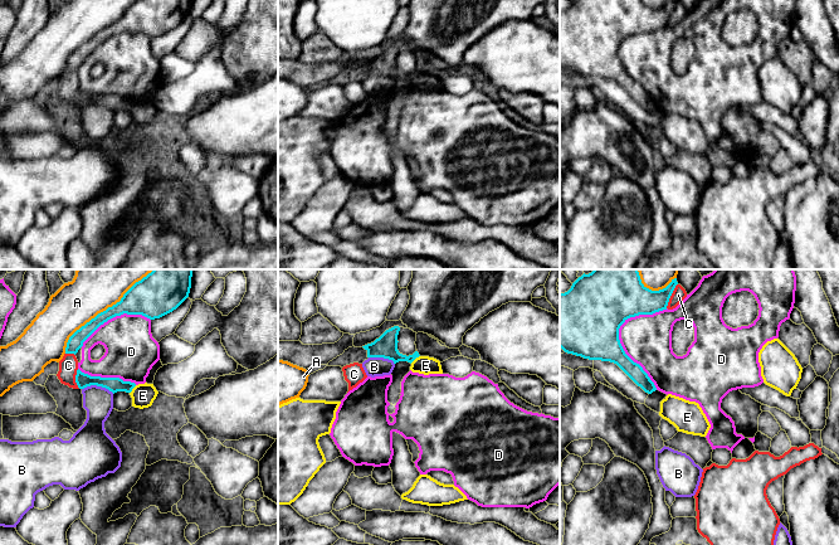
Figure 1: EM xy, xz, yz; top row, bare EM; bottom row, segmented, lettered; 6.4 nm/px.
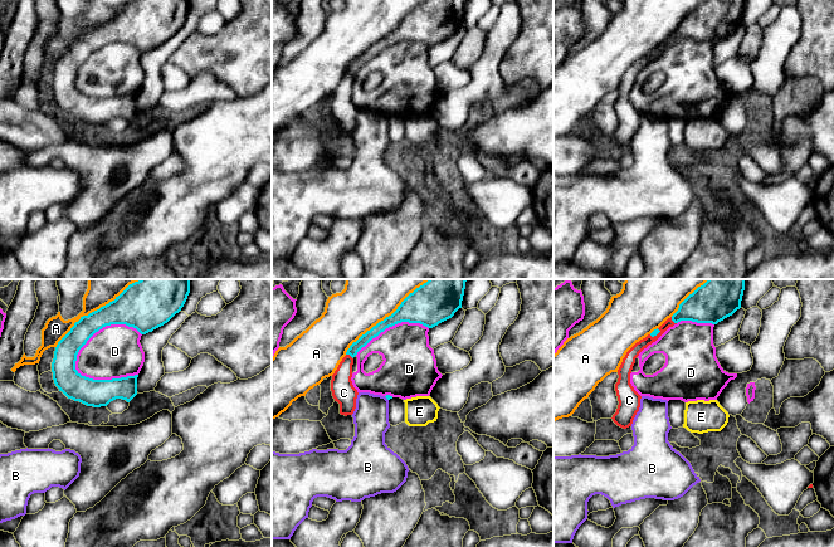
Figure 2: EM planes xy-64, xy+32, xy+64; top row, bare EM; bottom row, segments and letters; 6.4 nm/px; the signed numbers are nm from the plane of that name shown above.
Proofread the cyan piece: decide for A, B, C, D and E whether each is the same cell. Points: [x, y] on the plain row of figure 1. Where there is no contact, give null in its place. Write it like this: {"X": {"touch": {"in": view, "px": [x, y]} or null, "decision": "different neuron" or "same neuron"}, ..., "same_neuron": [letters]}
{"A": {"touch": {"in": "xy", "px": [97, 33]}, "decision": "different neuron"}, "B": {"touch": {"in": "xy", "px": [98, 103]}, "decision": "different neuron"}, "C": {"touch": {"in": "yz", "px": [671, 13]}, "decision": "different neuron"}, "D": {"touch": {"in": "yz", "px": [618, 53]}, "decision": "different neuron"}, "E": {"touch": {"in": "xz", "px": [414, 77]}, "decision": "different neuron"}, "same_neuron": []}

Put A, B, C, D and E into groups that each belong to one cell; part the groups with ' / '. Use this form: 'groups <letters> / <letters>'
groups A / B / C / D / E

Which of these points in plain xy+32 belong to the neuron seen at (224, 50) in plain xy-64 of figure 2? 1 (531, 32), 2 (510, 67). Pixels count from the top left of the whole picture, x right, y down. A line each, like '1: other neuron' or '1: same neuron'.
1: same neuron
2: same neuron

